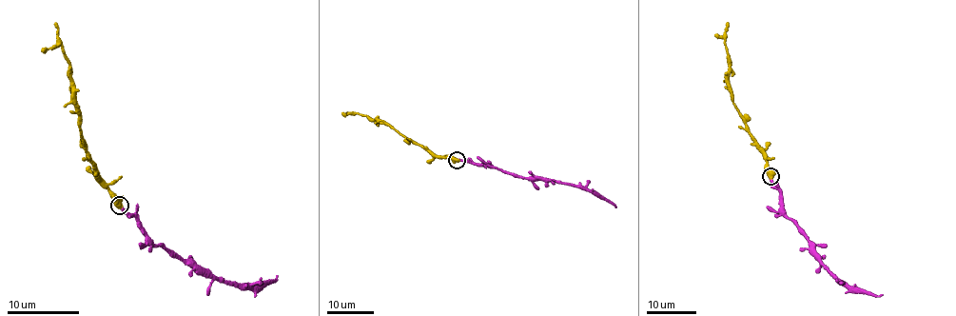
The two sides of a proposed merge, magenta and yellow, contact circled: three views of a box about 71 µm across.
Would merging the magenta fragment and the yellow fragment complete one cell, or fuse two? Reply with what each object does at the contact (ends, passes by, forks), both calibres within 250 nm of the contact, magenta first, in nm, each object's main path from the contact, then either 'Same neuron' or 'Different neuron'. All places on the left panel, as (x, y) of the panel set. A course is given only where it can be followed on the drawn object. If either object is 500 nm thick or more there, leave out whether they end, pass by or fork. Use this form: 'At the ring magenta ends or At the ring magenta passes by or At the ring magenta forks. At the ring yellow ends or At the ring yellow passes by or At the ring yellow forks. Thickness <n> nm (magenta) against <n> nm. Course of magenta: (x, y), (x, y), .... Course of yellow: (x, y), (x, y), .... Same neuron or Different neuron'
Thickness 320 nm (magenta) against 600 nm. Course of magenta: (120, 205), (136, 218), (139, 229), (152, 243), (163, 245), (219, 278), (255, 286), (266, 284), (278, 276). Course of yellow: (120, 205), (120, 199), (101, 177), (79, 128), (71, 68), (54, 23). Same neuron

